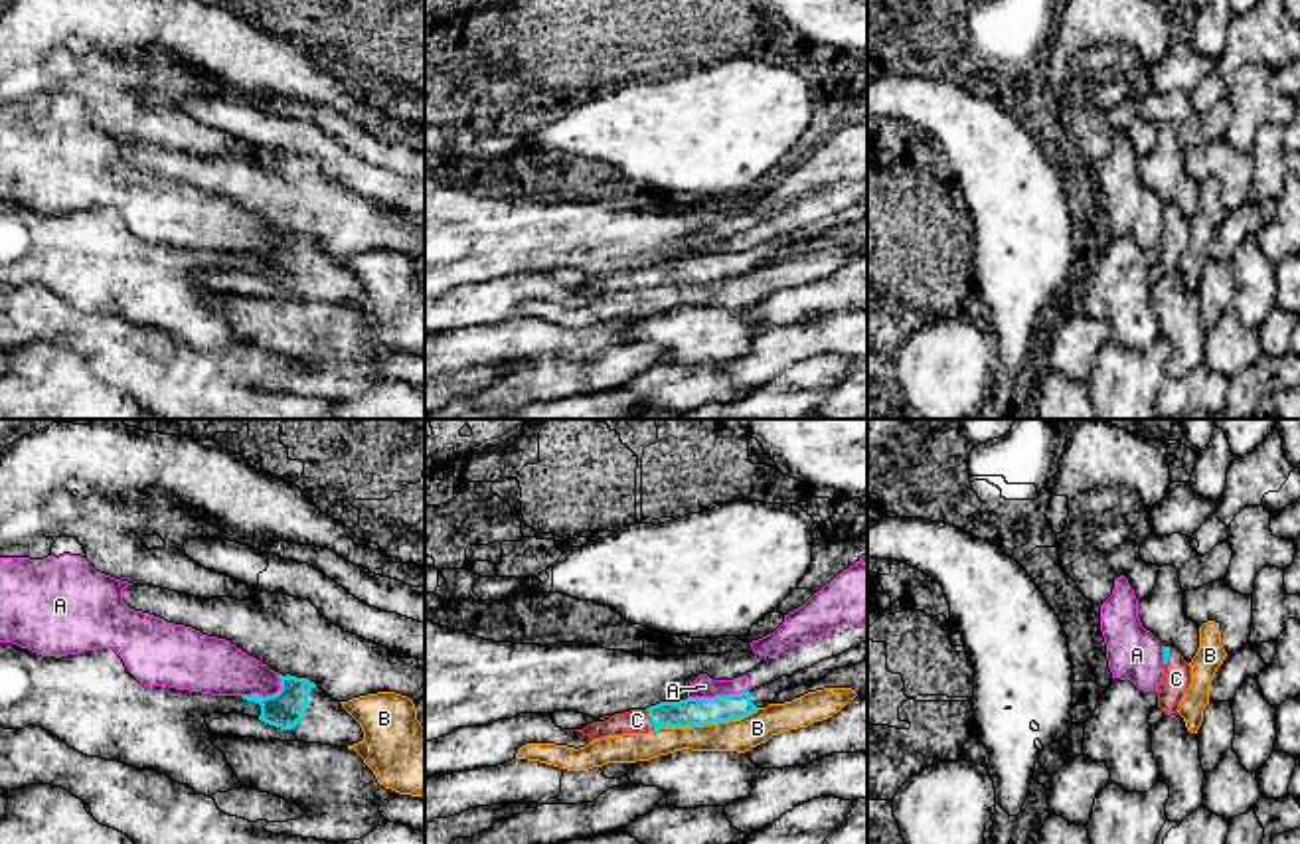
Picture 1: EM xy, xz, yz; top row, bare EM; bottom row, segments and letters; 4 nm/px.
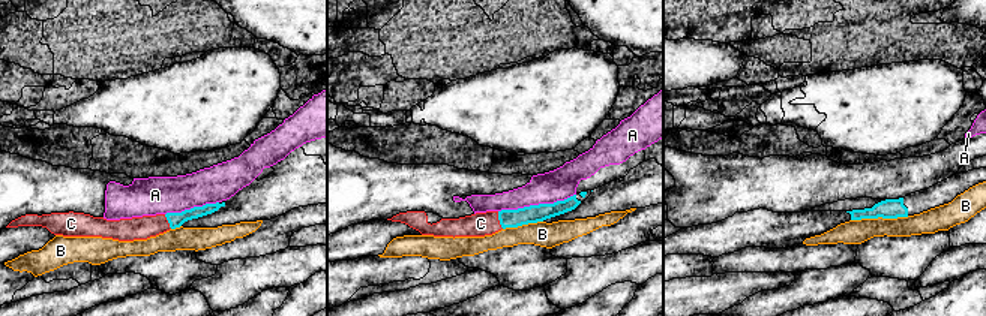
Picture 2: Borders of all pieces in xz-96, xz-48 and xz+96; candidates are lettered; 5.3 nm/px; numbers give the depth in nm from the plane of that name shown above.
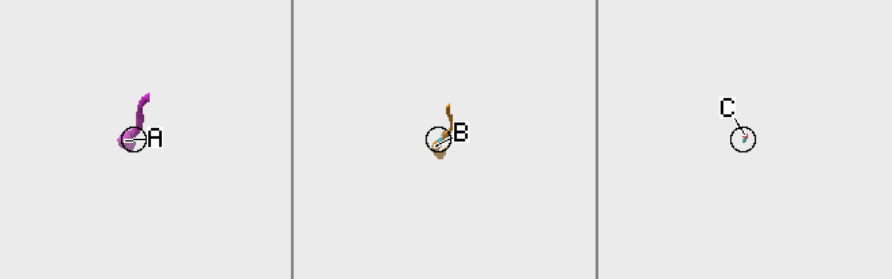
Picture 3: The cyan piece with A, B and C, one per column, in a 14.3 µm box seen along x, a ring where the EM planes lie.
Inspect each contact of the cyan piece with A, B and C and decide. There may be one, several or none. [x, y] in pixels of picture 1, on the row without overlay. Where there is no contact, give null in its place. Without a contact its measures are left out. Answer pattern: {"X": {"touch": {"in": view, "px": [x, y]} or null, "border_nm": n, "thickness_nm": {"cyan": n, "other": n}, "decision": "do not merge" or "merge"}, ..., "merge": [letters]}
{"A": {"touch": {"in": "xz", "px": [718, 253]}, "border_nm": 260, "thickness_nm": {"cyan": 120, "other": 90}, "decision": "do not merge"}, "B": {"touch": {"in": "xz", "px": [706, 279]}, "border_nm": 440, "thickness_nm": {"cyan": 120, "other": 130}, "decision": "do not merge"}, "C": {"touch": {"in": "xz", "px": [649, 273]}, "border_nm": 90, "thickness_nm": {"cyan": 120, "other": 100}, "decision": "merge"}, "merge": ["C"]}

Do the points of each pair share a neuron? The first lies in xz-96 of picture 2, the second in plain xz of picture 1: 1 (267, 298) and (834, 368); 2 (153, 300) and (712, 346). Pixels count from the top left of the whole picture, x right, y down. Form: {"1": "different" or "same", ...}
{"1": "same", "2": "different"}

